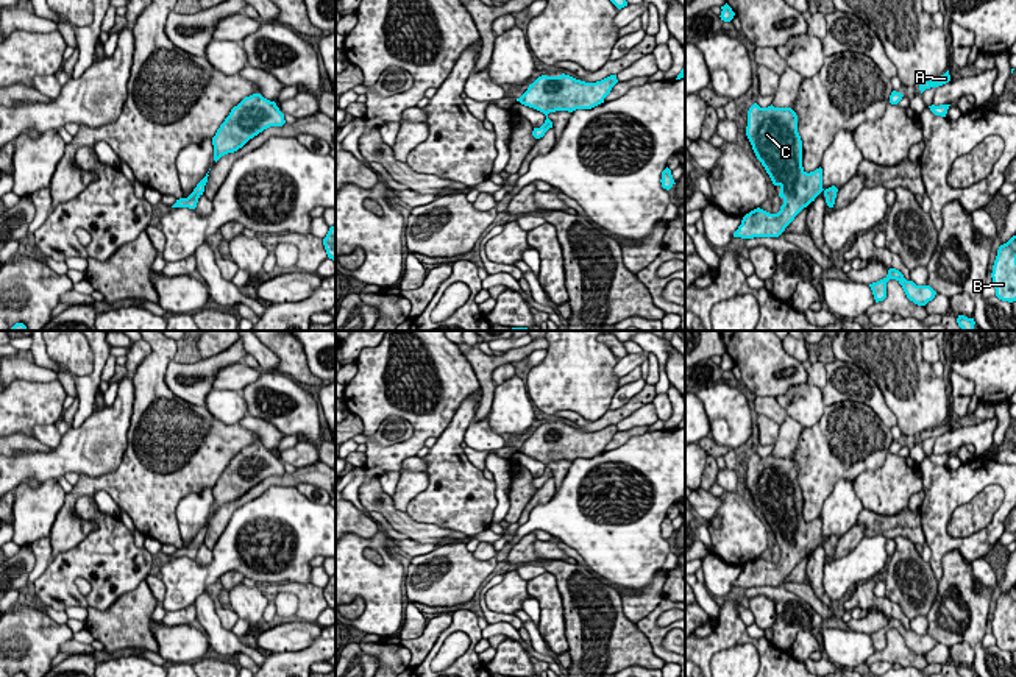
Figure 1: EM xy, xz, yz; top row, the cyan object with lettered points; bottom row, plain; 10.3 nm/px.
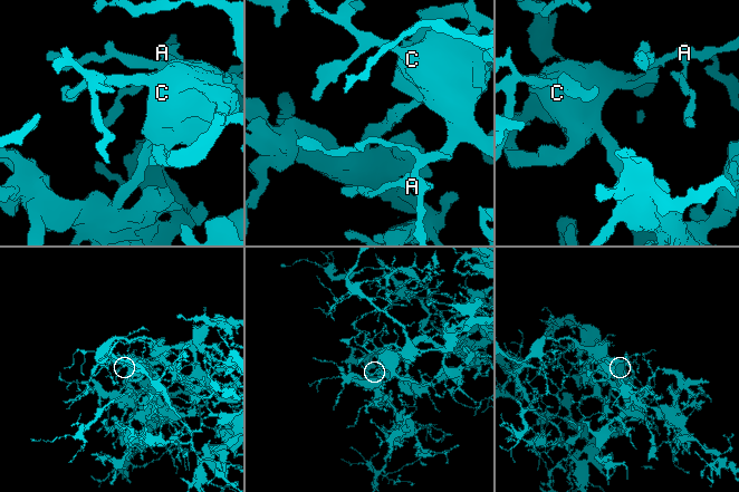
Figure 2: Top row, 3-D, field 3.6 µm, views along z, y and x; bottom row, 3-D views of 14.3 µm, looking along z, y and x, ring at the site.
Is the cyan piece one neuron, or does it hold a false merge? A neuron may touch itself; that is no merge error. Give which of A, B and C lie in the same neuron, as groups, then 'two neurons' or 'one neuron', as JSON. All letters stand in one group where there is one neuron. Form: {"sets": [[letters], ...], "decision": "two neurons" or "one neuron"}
{"sets": [["A", "C"], ["B"]], "decision": "two neurons"}

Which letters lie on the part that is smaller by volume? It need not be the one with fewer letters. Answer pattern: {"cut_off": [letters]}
{"cut_off": ["B"]}

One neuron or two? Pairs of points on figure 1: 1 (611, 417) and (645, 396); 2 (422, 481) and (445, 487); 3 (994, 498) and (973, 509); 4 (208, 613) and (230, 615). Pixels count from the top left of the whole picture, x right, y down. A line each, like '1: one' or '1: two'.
1: one
2: two
3: one
4: two

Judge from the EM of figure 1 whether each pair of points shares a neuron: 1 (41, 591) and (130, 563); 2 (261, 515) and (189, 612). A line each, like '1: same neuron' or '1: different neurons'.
1: same neuron
2: different neurons

